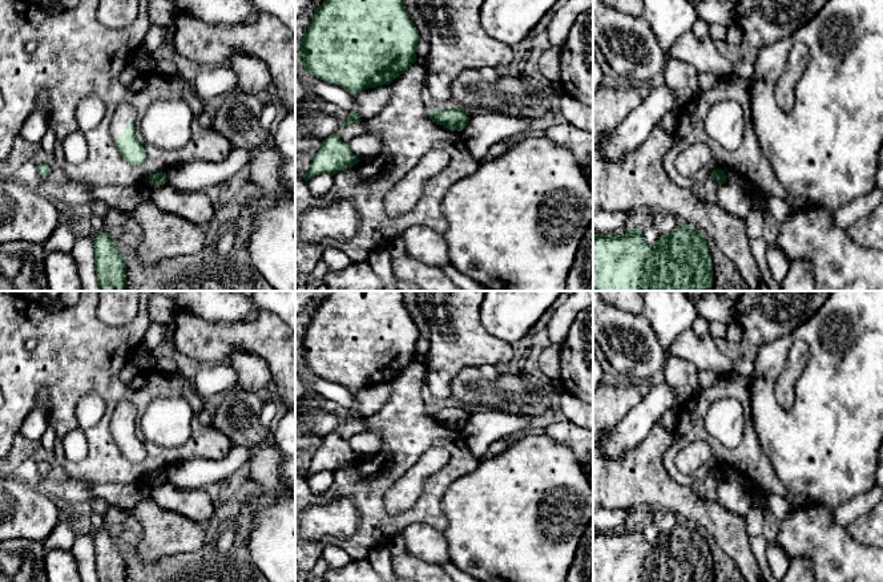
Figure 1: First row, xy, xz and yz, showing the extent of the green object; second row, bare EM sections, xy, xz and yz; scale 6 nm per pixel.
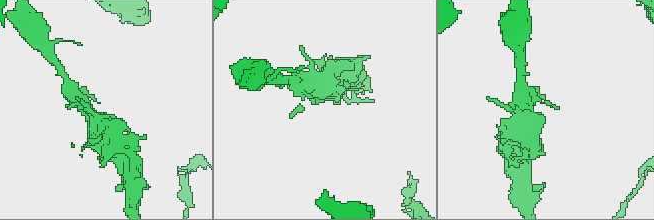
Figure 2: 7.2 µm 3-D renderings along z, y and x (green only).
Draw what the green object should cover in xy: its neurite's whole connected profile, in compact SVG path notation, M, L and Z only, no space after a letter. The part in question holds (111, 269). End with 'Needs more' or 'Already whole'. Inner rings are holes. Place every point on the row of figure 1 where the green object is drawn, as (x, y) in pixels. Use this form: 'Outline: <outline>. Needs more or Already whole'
Outline: M98 233L94 238L94 268L101 291L125 291L126 263L116 242L106 233Z. Already whole

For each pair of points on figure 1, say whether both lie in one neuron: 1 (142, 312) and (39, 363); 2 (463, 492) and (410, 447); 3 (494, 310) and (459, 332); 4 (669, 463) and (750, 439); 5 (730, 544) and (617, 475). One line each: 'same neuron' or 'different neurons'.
1: same neuron
2: different neurons
3: different neurons
4: same neuron
5: same neuron

